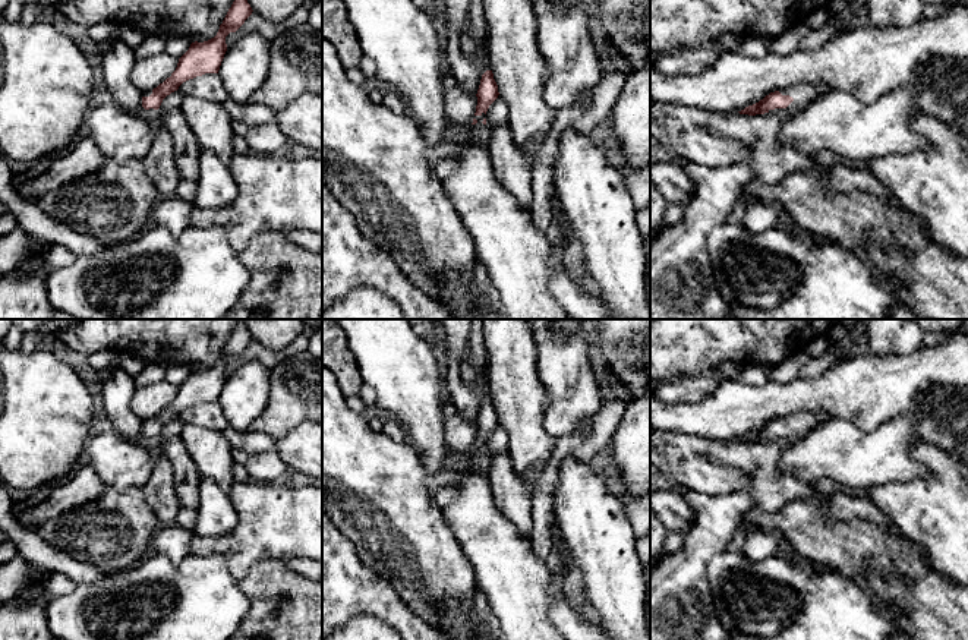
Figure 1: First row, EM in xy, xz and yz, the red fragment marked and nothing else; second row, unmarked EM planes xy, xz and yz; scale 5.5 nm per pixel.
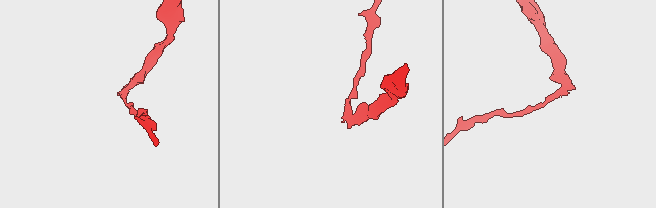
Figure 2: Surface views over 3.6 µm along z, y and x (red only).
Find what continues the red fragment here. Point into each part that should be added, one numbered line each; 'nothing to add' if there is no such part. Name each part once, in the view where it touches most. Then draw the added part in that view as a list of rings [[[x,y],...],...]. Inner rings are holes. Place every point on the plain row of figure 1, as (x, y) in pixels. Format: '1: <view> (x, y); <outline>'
1: yz (803, 422); [[[798,412],[795,414],[789,414],[783,419],[779,419],[782,423],[789,423],[794,429],[786,436],[775,436],[769,438],[769,441],[795,441],[797,438],[805,436],[810,434],[819,423],[816,414],[808,412]]]

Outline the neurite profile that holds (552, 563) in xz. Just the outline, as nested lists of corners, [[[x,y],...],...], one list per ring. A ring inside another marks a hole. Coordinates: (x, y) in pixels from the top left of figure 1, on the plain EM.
[[[552,535],[552,540],[554,540],[554,548],[545,561],[545,565],[549,573],[555,573],[559,567],[562,567],[561,557],[558,554],[558,540],[554,535]]]

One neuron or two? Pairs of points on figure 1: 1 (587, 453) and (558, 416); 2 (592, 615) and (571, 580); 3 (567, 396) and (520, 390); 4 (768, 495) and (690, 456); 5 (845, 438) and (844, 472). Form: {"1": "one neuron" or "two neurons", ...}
{"1": "two neurons", "2": "one neuron", "3": "two neurons", "4": "one neuron", "5": "one neuron"}

